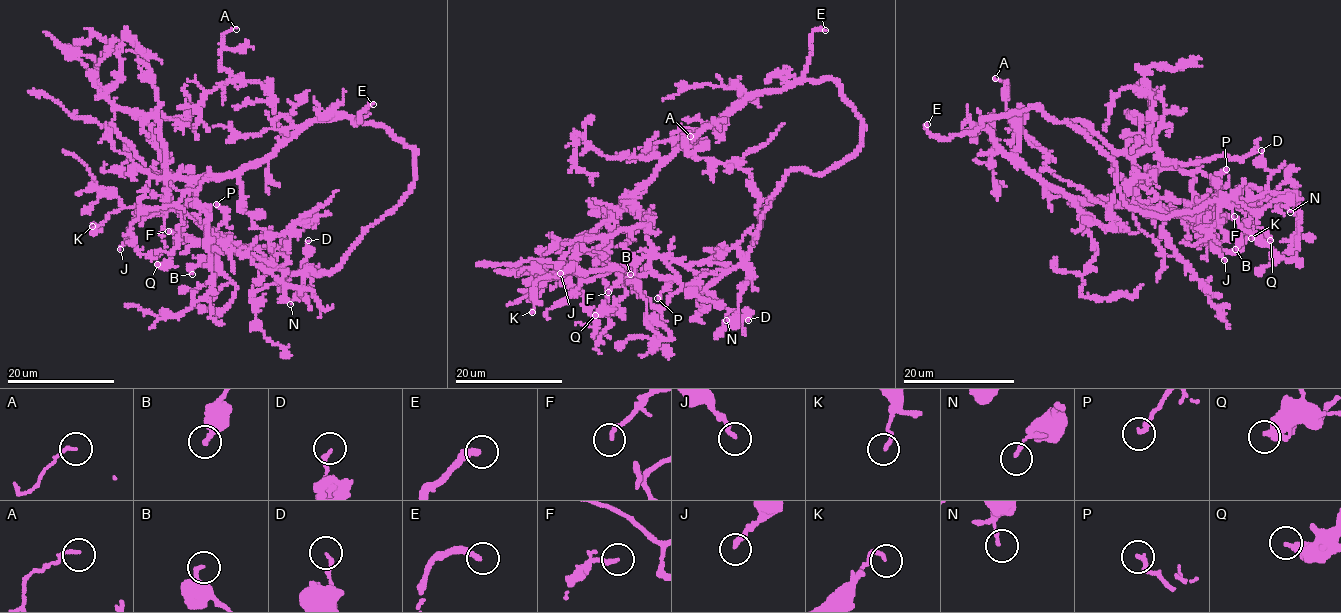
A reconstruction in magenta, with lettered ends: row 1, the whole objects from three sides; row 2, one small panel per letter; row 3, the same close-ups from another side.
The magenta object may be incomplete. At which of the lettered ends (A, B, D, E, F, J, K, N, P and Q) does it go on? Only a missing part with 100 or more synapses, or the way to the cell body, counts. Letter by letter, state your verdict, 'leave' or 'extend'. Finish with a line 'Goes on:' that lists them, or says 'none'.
A: leave
B: leave
D: leave
E: extend
F: leave
J: leave
K: leave
N: leave
P: leave
Q: leave
Goes on: E

